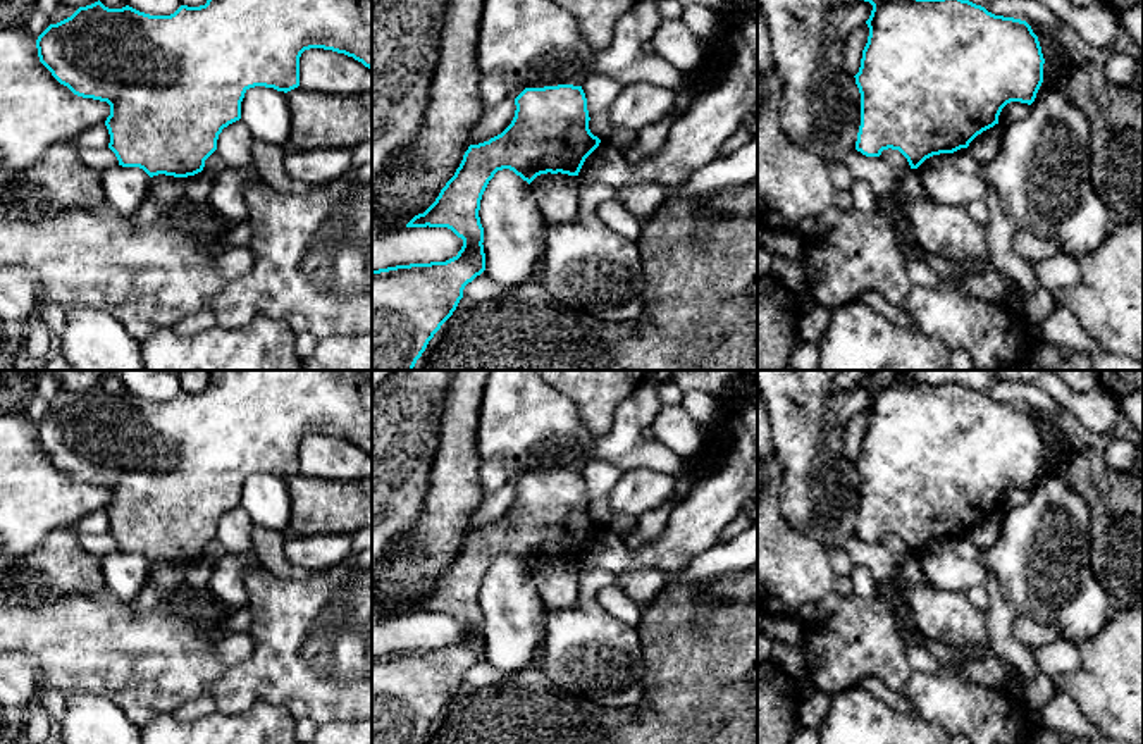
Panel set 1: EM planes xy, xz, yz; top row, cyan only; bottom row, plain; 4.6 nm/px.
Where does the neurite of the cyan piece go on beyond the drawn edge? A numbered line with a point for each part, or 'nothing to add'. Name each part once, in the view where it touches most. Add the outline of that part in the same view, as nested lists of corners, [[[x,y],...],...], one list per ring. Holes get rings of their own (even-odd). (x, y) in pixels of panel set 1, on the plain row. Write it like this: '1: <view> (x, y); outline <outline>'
nothing to add

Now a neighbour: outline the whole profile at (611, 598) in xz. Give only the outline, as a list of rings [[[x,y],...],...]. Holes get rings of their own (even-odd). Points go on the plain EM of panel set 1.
[[[606,584],[596,592],[599,606],[611,617],[639,629],[642,608],[620,587],[620,584]]]

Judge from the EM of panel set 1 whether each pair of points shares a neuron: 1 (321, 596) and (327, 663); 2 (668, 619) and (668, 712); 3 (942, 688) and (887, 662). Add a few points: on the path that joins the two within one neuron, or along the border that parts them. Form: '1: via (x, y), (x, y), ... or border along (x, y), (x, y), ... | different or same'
1: via (321, 613), (321, 641), (326, 646) | same
2: via (668, 641), (668, 689) | same
3: border along (913, 670), (899, 691) | different

